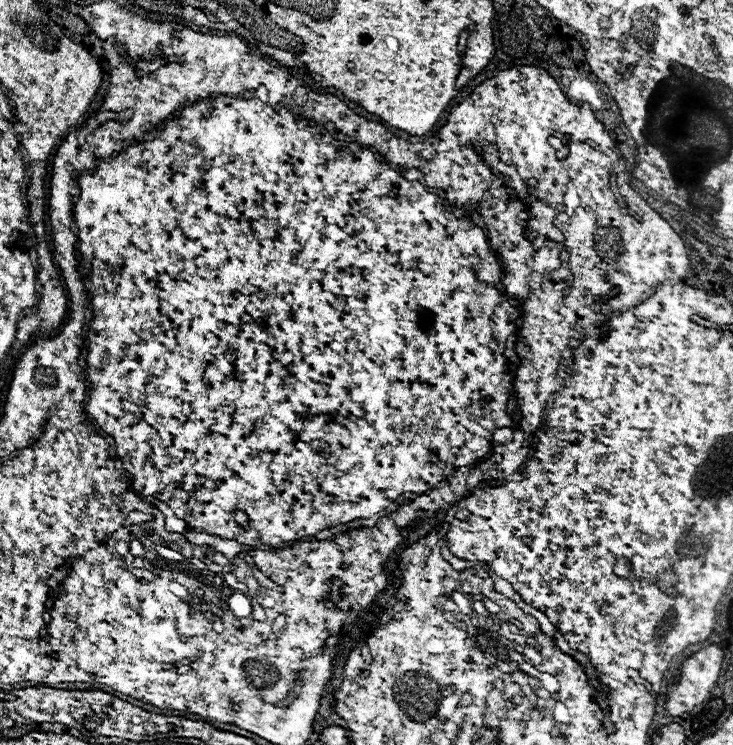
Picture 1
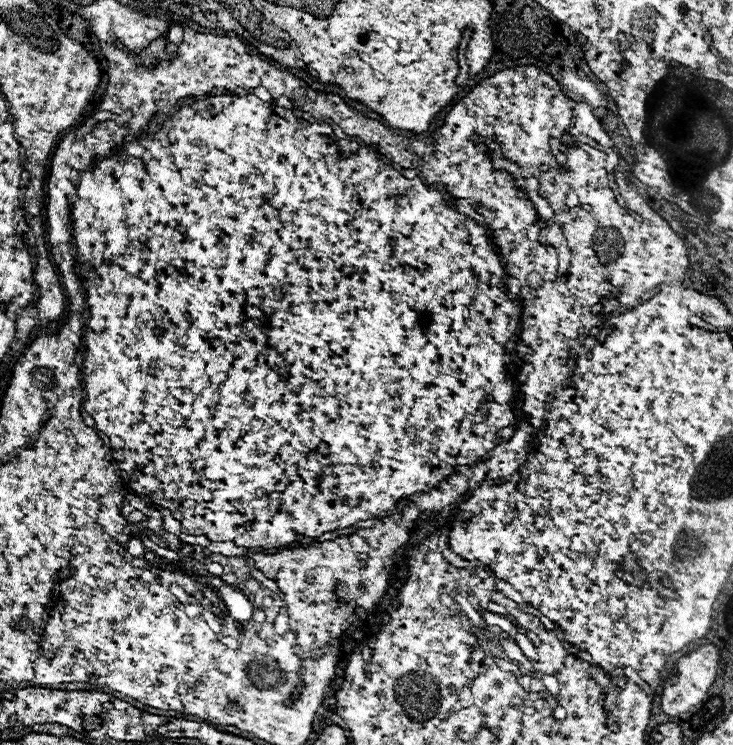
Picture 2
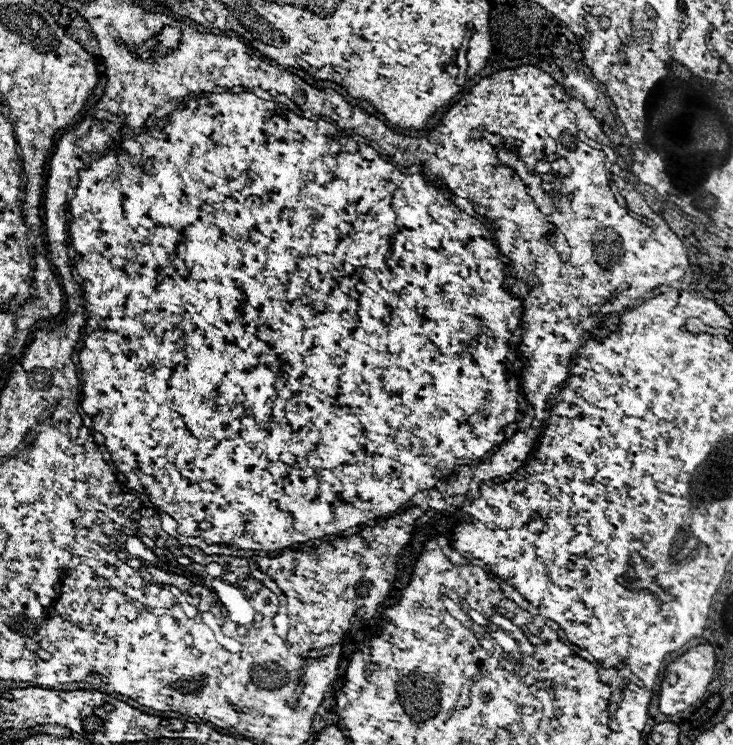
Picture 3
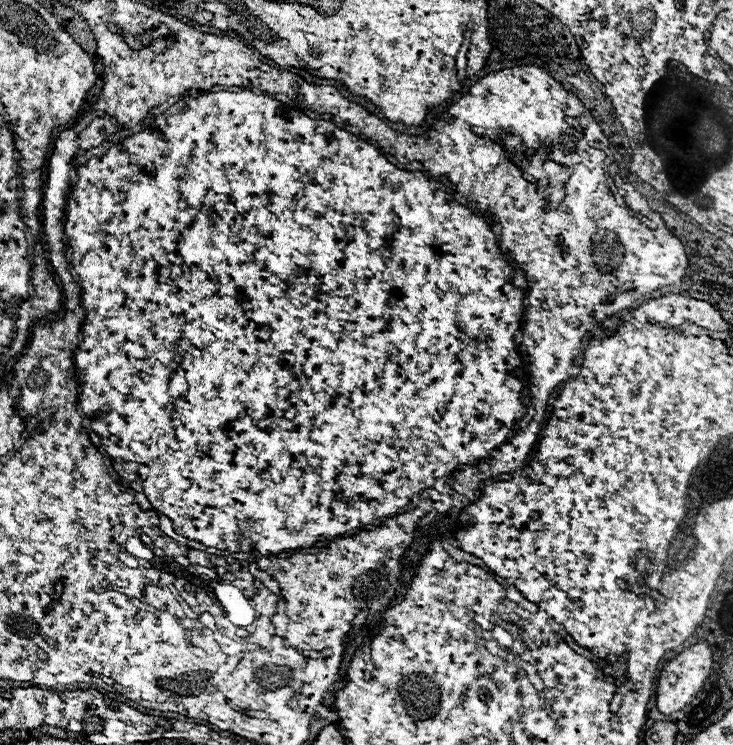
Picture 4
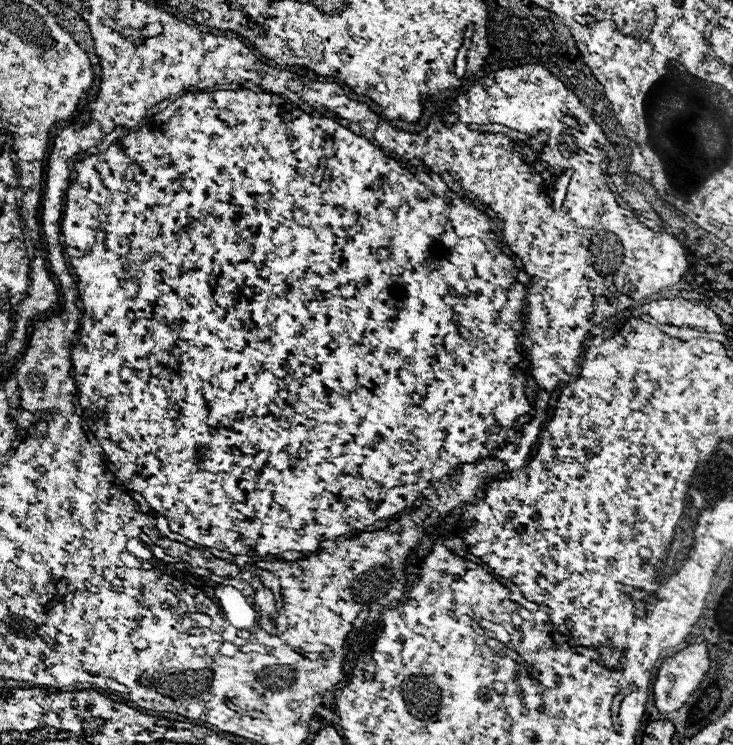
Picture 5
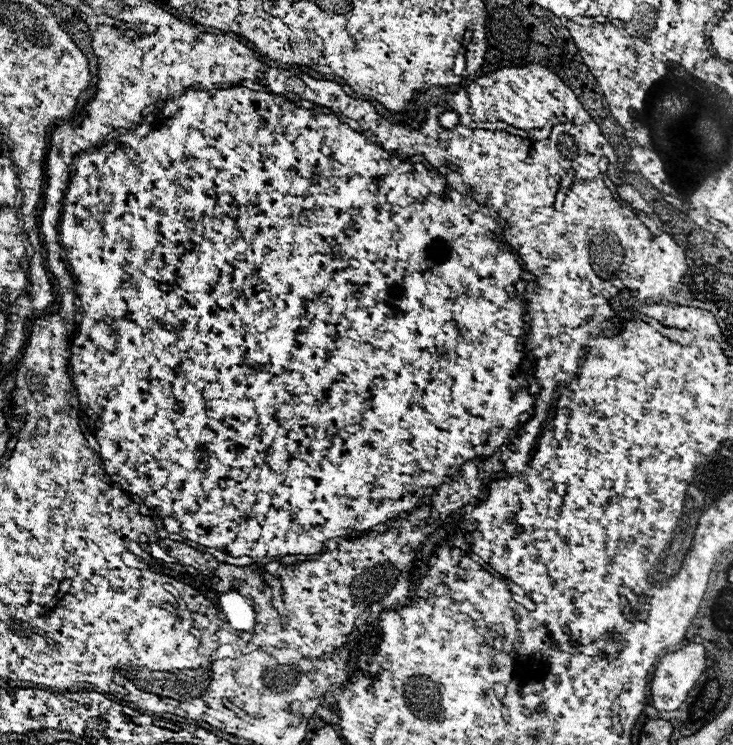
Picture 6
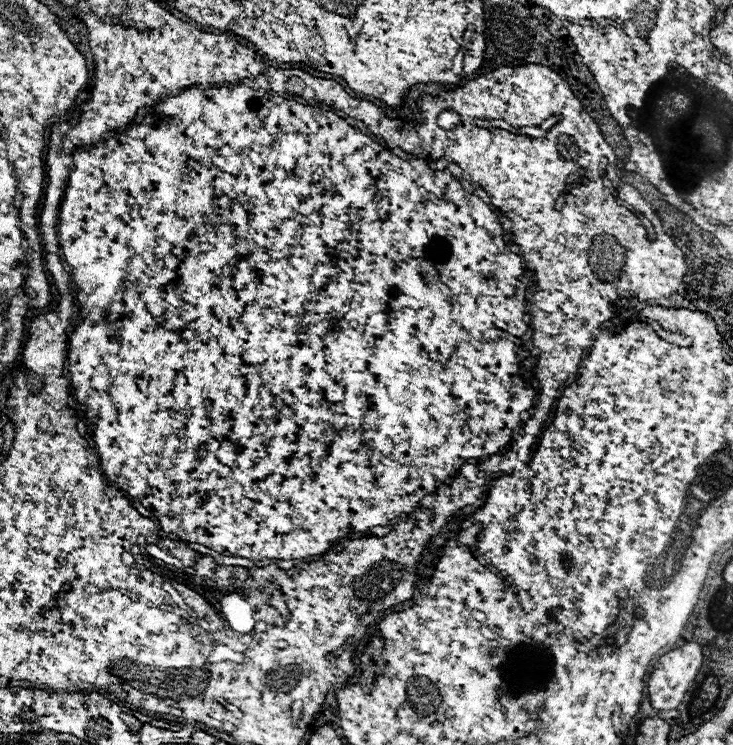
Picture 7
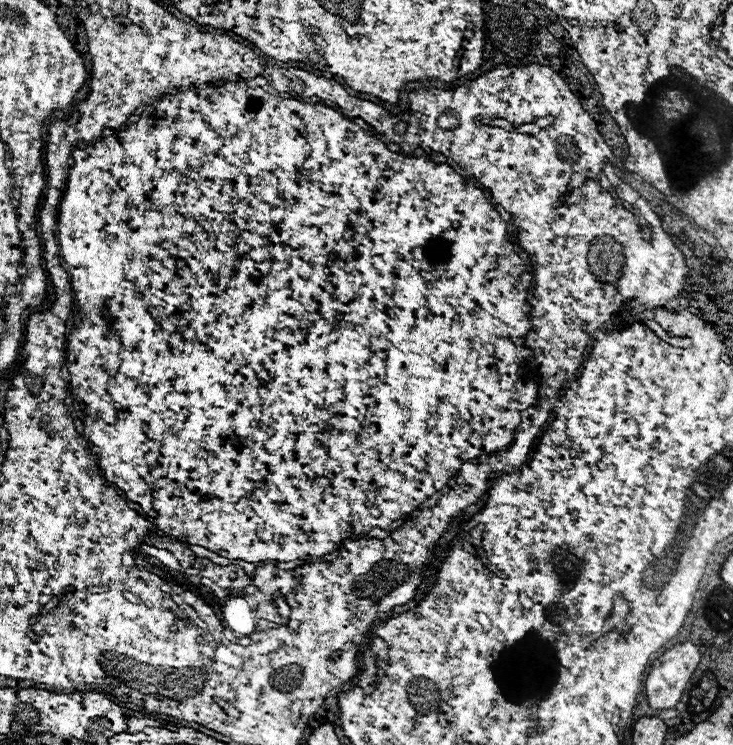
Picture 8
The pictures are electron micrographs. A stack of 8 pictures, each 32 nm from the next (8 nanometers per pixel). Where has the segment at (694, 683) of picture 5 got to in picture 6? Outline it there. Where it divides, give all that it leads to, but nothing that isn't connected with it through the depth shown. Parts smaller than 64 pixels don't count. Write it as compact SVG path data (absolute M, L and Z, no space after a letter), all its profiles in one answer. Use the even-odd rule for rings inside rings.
M690 642L682 650L660 658L652 680L650 698L656 710L678 710L706 668L704 646Z

